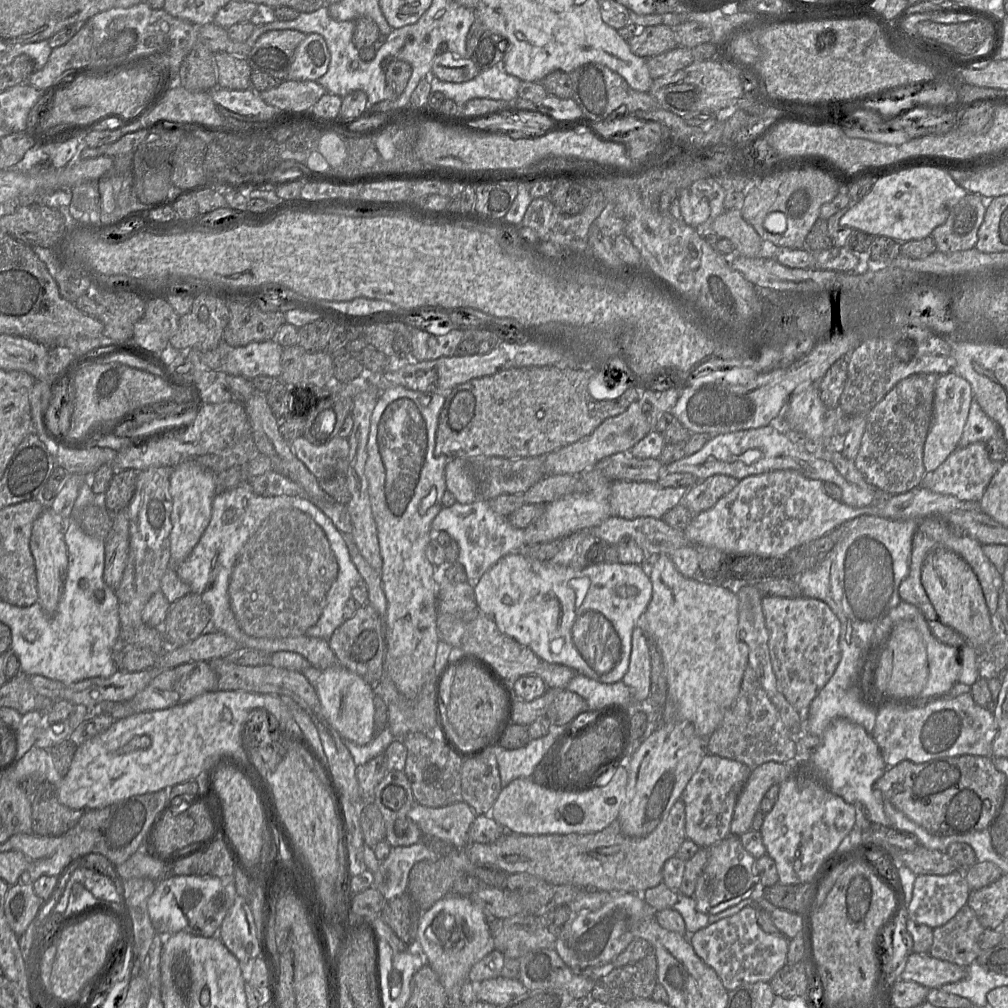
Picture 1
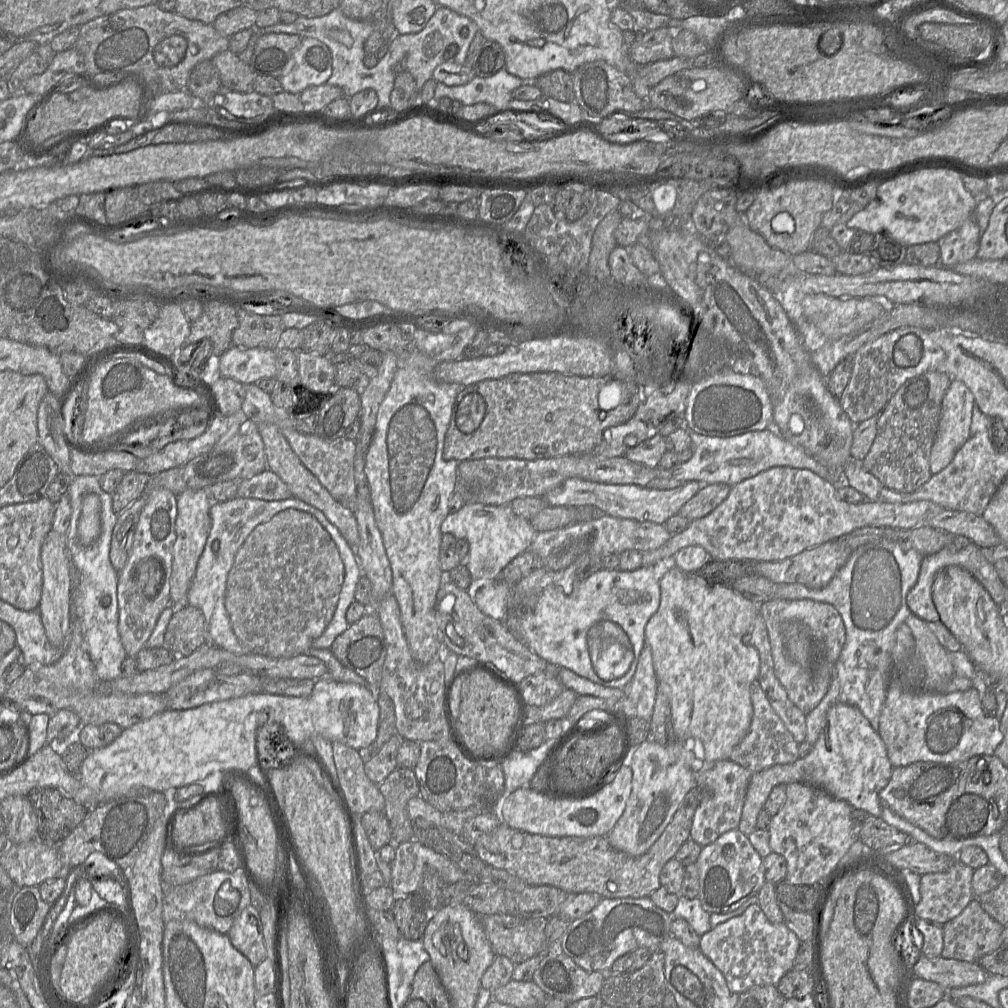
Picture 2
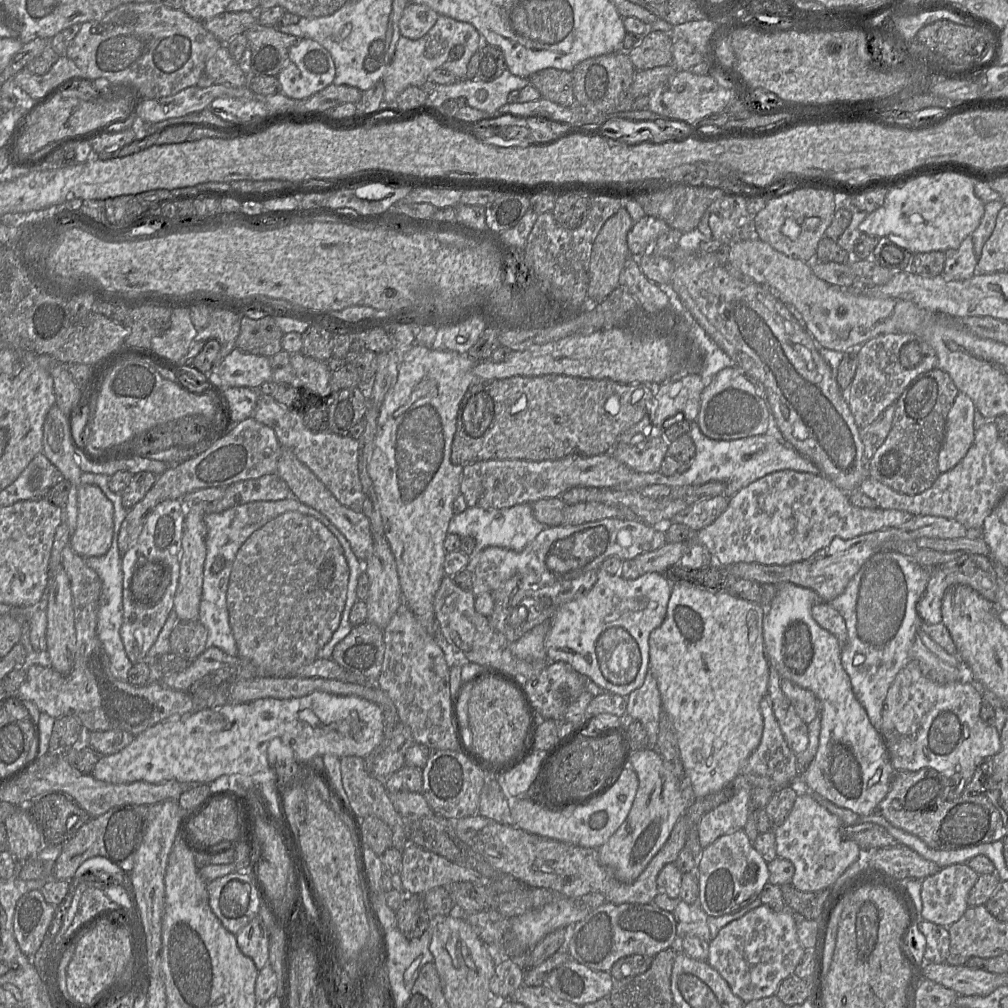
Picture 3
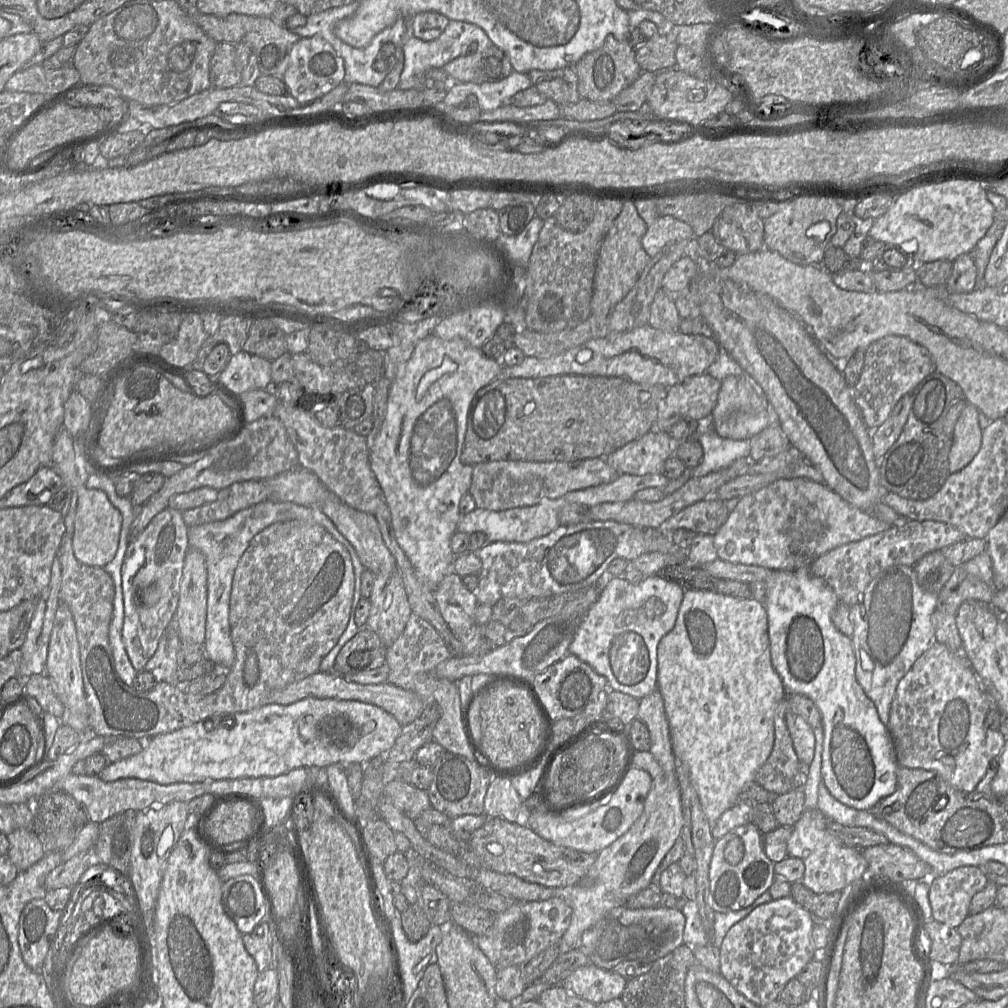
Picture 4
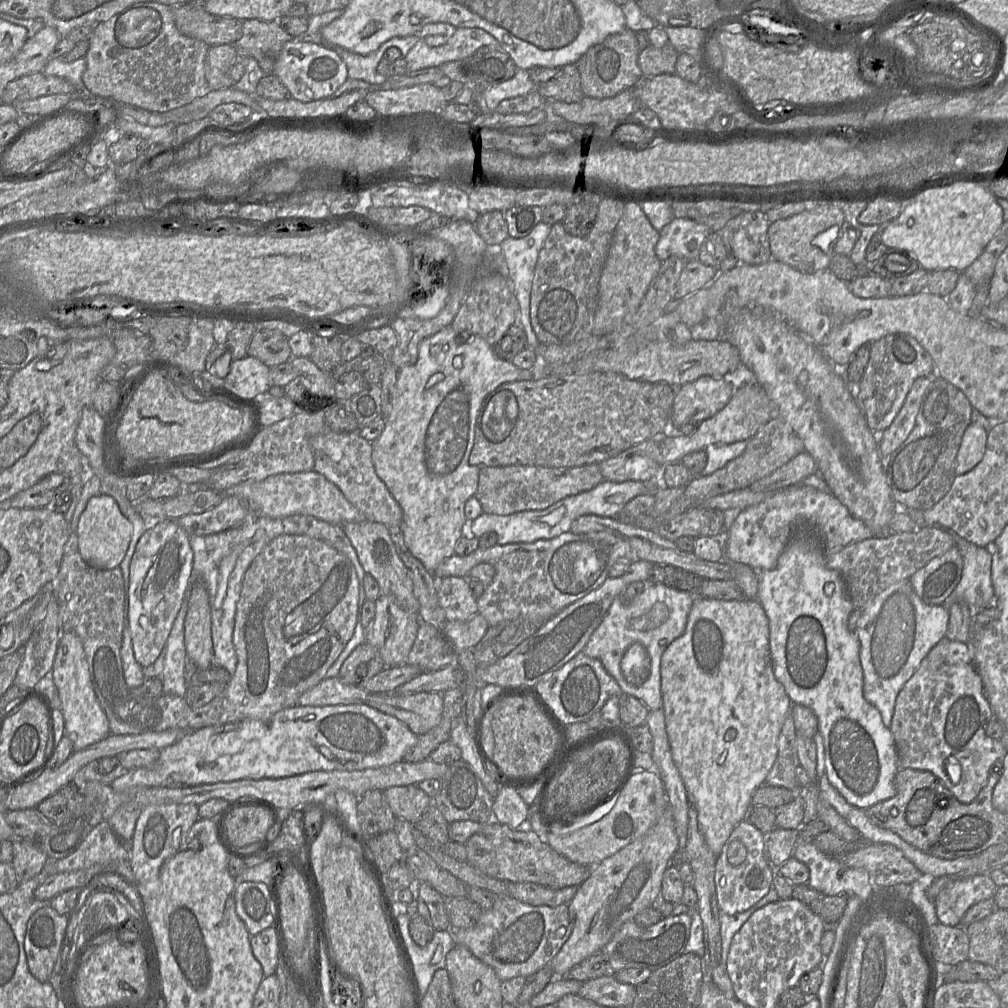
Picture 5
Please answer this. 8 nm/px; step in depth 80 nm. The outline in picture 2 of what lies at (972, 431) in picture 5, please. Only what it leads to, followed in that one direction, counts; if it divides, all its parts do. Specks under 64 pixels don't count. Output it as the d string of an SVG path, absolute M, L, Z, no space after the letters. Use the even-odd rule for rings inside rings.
M952 379L942 401L941 415L936 437L929 458L930 471L937 474L947 467L957 451L969 440L975 398L969 388L960 380Z

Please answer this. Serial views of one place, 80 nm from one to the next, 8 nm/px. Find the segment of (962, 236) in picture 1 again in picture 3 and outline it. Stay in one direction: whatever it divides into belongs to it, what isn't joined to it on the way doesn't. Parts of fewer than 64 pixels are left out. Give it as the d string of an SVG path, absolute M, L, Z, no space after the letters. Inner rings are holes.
M972 235L967 236L957 249L945 251L946 260L942 276L946 280L961 281L977 273L977 258Z

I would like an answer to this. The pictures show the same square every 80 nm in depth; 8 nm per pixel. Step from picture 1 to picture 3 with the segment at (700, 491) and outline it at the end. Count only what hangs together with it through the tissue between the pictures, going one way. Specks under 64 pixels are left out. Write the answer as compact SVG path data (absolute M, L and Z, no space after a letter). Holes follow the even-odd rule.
M725 495L699 500L678 512L670 522L681 523L693 531L699 531L712 524L728 507Z

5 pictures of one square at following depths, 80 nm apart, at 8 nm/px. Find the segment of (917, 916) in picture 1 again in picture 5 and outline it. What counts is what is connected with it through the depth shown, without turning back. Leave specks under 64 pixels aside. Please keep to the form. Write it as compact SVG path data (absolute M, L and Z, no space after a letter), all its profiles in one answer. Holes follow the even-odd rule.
M975 875L949 883L934 899L939 923L946 926L959 926L967 910L974 904L993 898L998 887L988 875Z

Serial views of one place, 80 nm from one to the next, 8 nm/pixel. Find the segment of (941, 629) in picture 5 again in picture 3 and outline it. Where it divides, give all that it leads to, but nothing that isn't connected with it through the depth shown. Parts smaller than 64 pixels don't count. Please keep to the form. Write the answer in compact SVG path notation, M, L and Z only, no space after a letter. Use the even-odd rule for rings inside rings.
M894 550L881 551L871 556L863 564L860 570L850 580L850 582L848 583L847 587L845 588L844 592L841 595L839 595L838 597L836 597L835 599L829 602L824 602L824 601L819 602L819 603L827 603L831 605L842 615L842 617L845 620L847 633L848 633L848 640L847 640L846 645L842 648L842 652L840 655L841 664L849 676L851 687L856 698L865 708L872 725L880 732L881 732L881 725L882 725L882 710L883 710L883 706L884 706L888 691L892 683L894 682L897 674L910 662L910 649L915 639L918 636L918 631L922 629L923 621L921 620L921 618L919 617L917 613L916 605L925 592L927 582L929 580L929 574L930 574L929 568L926 568L918 564L914 560L908 558L907 556L897 551L894 551Z

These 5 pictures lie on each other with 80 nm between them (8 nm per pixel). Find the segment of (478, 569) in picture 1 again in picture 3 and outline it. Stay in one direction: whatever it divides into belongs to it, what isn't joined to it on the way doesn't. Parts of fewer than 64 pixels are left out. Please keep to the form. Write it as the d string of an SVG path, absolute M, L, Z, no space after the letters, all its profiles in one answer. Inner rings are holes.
M524 503L503 509L467 507L462 513L454 514L448 526L448 534L473 537L476 544L471 554L479 554L490 546L522 551L545 528L544 524L535 519L531 504Z

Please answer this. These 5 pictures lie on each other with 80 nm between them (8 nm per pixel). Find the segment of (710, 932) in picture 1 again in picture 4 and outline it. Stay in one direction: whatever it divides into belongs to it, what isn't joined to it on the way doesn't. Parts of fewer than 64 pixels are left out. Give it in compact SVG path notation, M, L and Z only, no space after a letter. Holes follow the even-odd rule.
M791 896L758 906L746 918L734 924L720 946L720 973L746 999L762 1007L779 998L785 985L818 955L812 941L814 919Z

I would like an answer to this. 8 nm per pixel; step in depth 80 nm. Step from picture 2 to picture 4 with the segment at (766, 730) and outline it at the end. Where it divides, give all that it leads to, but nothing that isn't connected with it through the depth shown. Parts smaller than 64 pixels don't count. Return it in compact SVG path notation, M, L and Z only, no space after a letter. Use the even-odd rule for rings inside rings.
M783 699L775 710L773 748L755 775L755 781L775 795L803 790L806 780L798 770L799 759L786 725L785 713L788 708L788 701Z

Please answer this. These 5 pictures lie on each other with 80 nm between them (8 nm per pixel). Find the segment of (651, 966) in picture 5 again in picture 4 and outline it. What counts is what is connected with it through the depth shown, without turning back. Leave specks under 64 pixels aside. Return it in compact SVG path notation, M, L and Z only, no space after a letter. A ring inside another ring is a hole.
M625 905L609 911L599 922L586 930L581 937L580 949L592 964L613 970L619 963L635 960L654 963L683 944L685 916L678 909L631 909Z

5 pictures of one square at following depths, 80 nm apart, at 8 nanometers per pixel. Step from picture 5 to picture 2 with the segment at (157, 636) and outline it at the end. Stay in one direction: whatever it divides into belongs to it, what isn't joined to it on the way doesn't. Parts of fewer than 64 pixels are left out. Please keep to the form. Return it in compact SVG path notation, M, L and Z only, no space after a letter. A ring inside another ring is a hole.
M154 489L148 493L127 561L119 572L117 586L119 634L126 654L130 657L135 657L146 646L160 614L171 604L176 518L177 496L166 489Z

